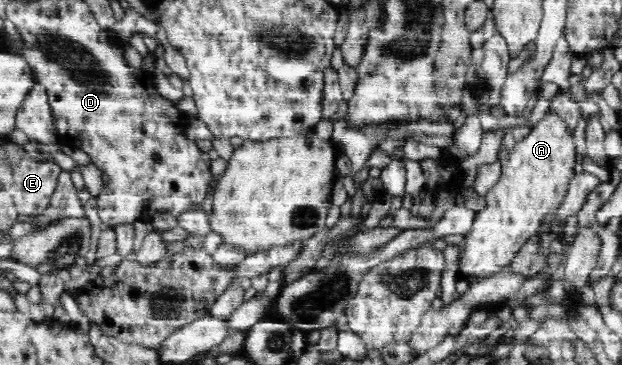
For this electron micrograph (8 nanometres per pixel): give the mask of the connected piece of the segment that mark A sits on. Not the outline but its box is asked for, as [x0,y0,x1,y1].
[459,109,578,278]

